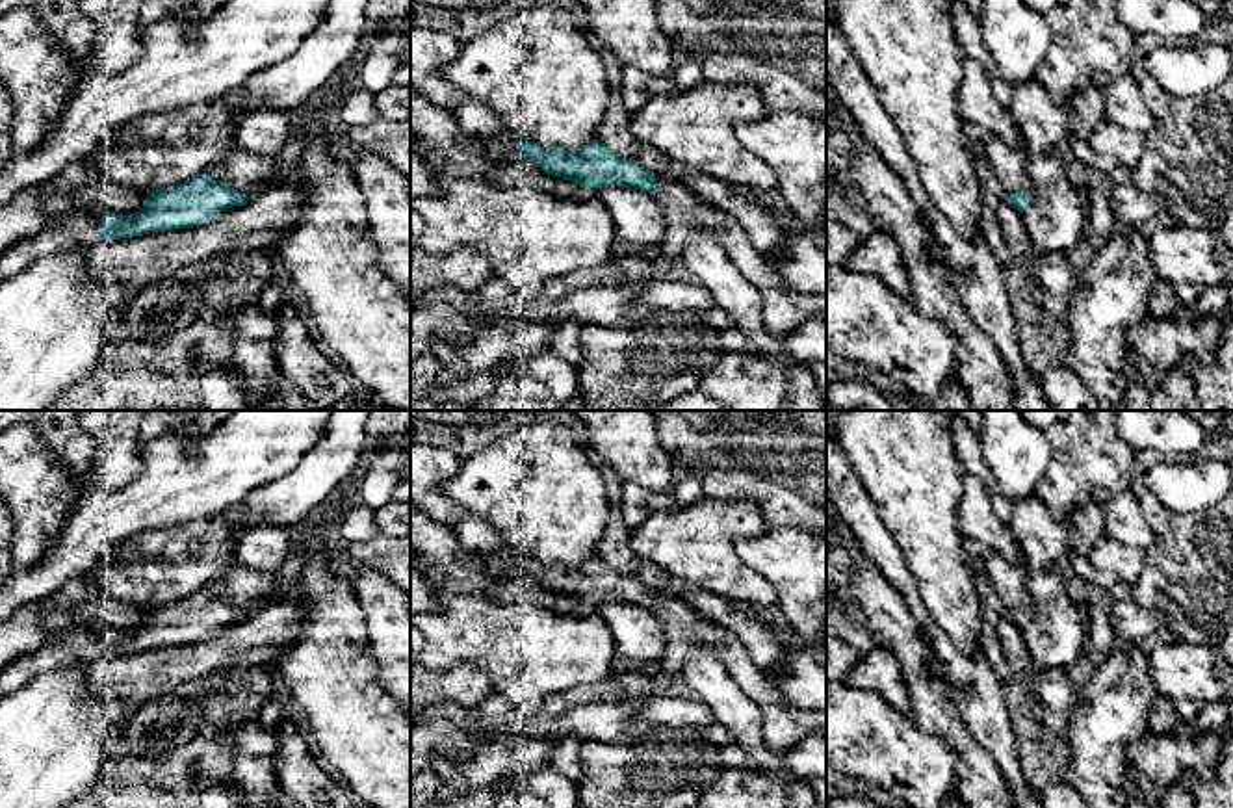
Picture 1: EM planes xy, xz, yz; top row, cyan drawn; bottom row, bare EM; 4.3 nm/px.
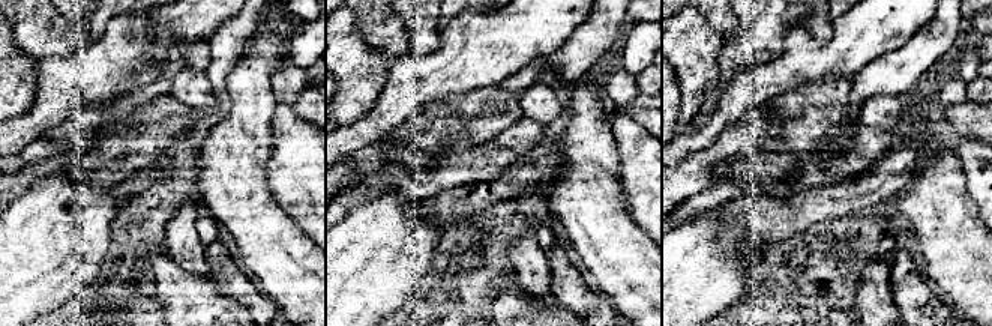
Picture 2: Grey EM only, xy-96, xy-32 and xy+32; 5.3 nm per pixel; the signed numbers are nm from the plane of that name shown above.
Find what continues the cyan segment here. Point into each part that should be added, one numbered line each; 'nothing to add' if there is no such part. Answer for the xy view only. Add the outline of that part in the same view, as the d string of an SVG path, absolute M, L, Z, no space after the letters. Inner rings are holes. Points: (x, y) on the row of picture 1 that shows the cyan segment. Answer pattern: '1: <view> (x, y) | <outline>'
1: xy (244, 171) | M241 147L210 165L206 173L247 197L277 176L271 158L251 154Z
2: xy (80, 225) | M74 206L71 212L54 215L39 234L17 241L0 256L0 280L24 271L33 260L76 245L98 243L100 210Z

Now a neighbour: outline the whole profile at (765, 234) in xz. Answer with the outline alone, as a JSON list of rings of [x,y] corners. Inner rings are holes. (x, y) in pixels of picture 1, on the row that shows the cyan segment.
[[[685,169],[676,182],[709,206],[728,214],[748,234],[750,243],[765,256],[774,254],[795,232],[778,225],[776,214],[756,202],[750,193],[730,188],[706,173]]]

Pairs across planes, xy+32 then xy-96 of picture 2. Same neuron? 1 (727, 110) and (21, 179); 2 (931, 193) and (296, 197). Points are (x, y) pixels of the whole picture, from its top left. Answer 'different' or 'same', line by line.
1: different
2: different

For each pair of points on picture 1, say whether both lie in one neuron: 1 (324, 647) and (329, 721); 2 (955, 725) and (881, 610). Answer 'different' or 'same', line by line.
1: same
2: same

